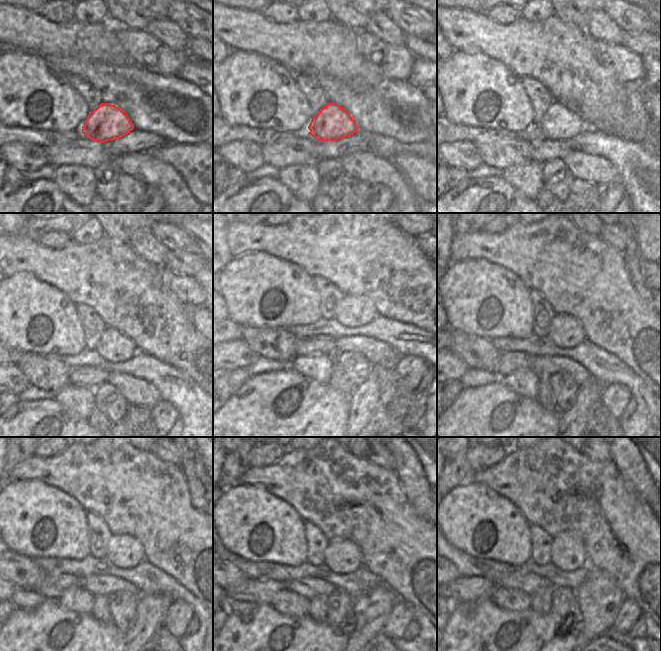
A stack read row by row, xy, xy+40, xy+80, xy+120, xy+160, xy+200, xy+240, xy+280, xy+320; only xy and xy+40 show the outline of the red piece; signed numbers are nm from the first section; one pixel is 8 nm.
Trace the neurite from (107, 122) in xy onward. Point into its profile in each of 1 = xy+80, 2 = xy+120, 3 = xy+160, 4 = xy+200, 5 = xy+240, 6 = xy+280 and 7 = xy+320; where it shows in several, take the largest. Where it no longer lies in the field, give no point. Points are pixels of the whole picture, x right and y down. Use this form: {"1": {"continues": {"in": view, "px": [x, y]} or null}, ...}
{"1": {"continues": {"in": "xy+80", "px": [560, 123]}}, "2": {"continues": {"in": "xy+120", "px": [114, 347]}}, "3": {"continues": {"in": "xy+160", "px": [342, 335]}}, "4": {"continues": {"in": "xy+200", "px": [566, 331]}}, "5": {"continues": {"in": "xy+240", "px": [120, 554]}}, "6": {"continues": {"in": "xy+280", "px": [342, 555]}}, "7": {"continues": {"in": "xy+320", "px": [568, 553]}}}

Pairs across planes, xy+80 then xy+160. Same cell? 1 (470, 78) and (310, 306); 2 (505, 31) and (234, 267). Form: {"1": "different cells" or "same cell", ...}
{"1": "same cell", "2": "different cells"}

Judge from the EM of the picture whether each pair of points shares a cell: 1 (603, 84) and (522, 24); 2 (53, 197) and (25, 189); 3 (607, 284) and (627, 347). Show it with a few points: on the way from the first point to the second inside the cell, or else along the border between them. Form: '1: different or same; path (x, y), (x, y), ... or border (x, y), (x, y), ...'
1: same; path (583, 80), (555, 52), (548, 50), (542, 44)
2: same; path (48, 191), (32, 190)
3: same; path (610, 300), (617, 315), (626, 325), (627, 331)

